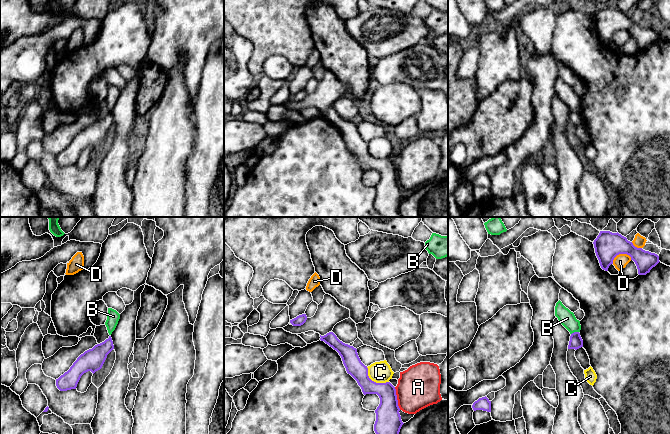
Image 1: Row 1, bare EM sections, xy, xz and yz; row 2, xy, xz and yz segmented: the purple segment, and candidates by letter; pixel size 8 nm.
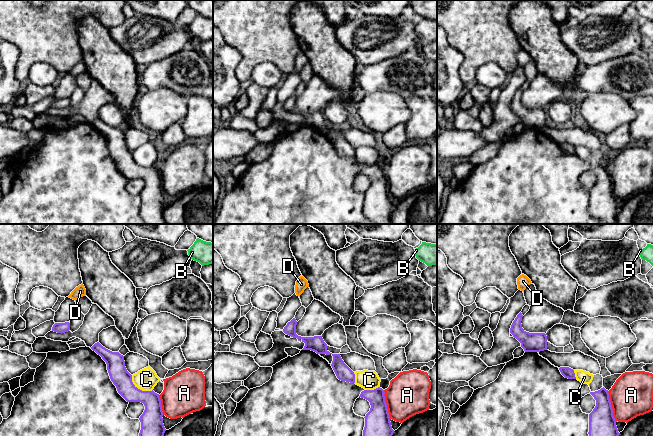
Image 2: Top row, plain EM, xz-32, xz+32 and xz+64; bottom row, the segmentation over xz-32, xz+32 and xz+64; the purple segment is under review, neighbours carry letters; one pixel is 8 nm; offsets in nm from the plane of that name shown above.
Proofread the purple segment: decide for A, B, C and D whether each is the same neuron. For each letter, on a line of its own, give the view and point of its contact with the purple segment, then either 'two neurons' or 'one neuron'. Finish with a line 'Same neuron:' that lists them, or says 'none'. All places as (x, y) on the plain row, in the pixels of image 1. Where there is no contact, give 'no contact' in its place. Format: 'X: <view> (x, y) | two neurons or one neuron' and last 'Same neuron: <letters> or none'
A: xz (396, 174) | two neurons
B: yz (574, 108) | two neurons
C: xz (373, 157) | two neurons
D: yz (620, 29) | two neurons
Same neuron: none

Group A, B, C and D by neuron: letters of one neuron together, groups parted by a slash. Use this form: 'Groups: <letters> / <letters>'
Groups: A / B / C / D

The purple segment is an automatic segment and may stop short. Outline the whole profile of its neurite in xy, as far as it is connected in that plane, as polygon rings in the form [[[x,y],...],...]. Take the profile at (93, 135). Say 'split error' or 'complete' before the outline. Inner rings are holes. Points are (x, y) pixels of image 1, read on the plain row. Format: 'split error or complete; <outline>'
complete; [[[111,112],[104,118],[85,127],[73,139],[70,145],[56,155],[56,162],[60,167],[76,165],[81,152],[91,147],[93,150],[100,146],[107,131],[114,125]]]

